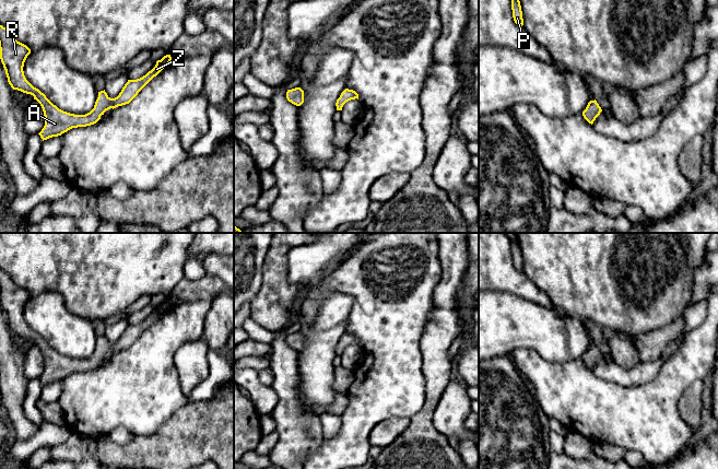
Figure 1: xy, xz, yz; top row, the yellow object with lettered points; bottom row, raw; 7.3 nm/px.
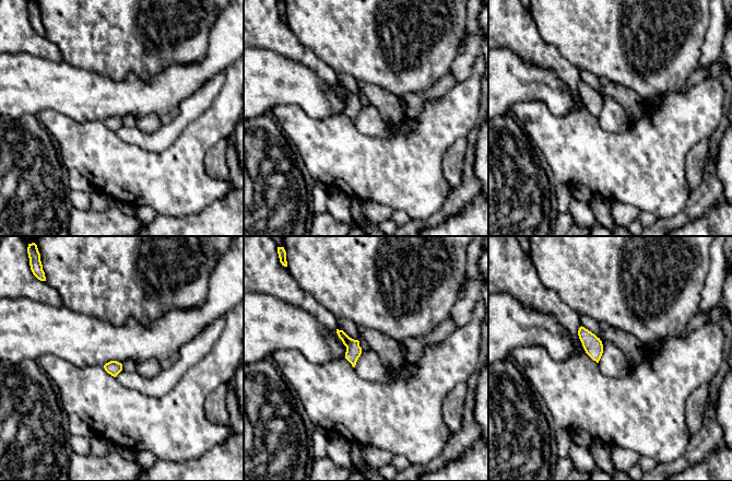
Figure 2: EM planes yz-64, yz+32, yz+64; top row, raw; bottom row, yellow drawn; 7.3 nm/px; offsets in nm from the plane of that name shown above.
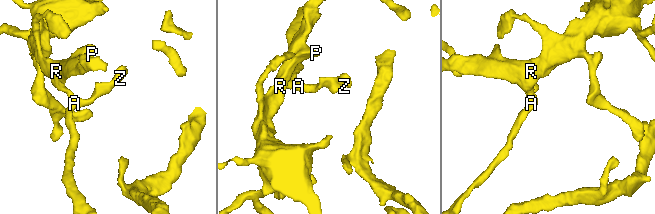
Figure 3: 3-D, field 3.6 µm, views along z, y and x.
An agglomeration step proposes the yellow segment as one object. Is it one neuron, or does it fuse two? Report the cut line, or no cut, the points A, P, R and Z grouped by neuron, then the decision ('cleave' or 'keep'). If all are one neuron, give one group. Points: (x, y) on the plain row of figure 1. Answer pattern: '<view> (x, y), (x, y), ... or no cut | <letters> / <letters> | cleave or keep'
no cut | A P R Z | keep

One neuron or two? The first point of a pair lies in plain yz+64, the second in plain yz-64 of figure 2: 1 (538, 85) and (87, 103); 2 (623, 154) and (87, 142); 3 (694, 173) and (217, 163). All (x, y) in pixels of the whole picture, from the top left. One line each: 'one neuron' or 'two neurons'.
1: one neuron
2: one neuron
3: one neuron

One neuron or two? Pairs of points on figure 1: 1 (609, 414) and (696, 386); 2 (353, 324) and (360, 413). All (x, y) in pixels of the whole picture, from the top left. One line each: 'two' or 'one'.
1: two
2: one

